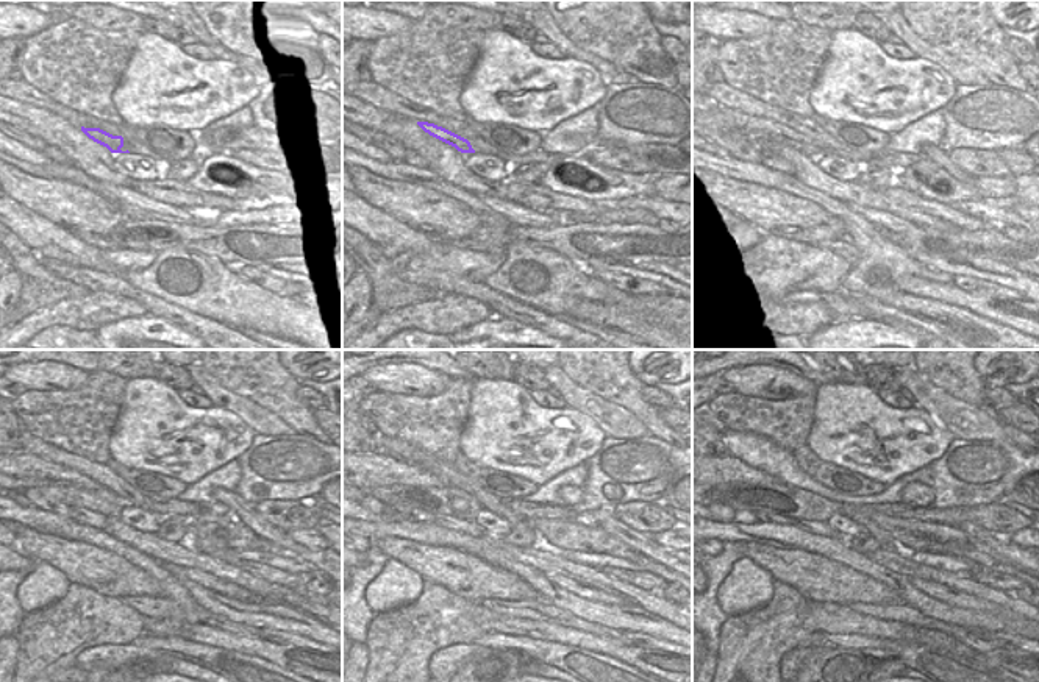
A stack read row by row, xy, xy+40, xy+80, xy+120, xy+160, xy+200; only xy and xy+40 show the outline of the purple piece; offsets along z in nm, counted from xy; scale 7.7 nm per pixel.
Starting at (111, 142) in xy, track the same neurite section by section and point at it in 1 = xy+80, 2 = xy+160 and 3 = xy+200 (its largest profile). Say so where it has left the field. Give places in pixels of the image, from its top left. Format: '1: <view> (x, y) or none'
1: xy+80 (724, 120)
2: xy+160 (374, 468)
3: xy+200 (724, 468)

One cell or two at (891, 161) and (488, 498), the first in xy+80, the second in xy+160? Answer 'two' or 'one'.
two

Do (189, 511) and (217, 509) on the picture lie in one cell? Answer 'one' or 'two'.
one

